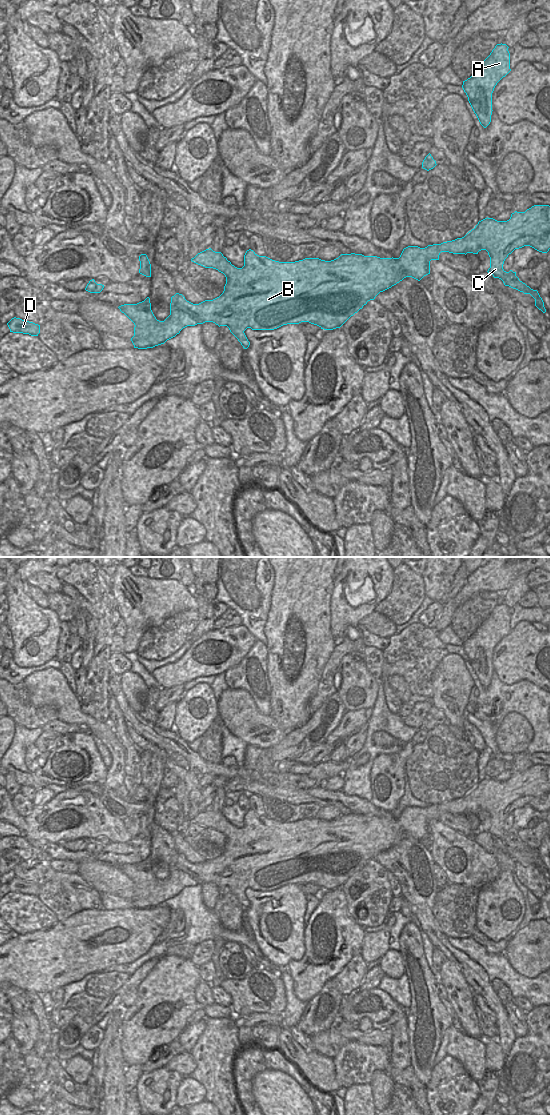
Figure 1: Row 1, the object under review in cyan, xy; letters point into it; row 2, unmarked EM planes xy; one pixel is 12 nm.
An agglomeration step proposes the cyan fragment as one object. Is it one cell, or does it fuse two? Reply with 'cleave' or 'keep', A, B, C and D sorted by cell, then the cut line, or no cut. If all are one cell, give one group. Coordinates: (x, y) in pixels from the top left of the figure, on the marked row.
keep; A B C D; no cut

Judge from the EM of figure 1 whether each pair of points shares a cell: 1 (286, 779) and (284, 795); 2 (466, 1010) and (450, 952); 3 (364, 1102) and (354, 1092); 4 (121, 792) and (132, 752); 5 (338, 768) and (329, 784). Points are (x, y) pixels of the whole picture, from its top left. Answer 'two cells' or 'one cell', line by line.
1: two cells
2: two cells
3: one cell
4: two cells
5: two cells

